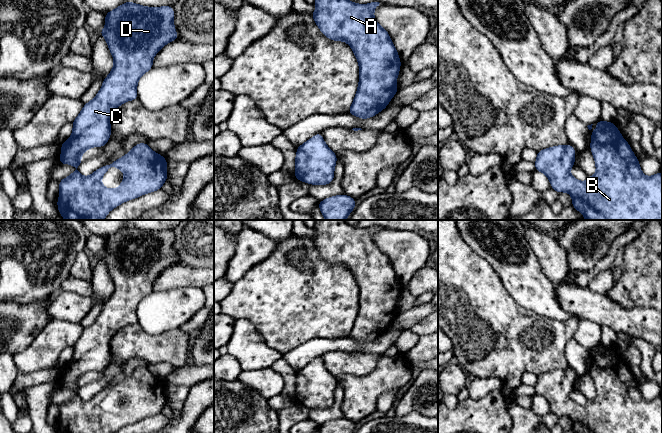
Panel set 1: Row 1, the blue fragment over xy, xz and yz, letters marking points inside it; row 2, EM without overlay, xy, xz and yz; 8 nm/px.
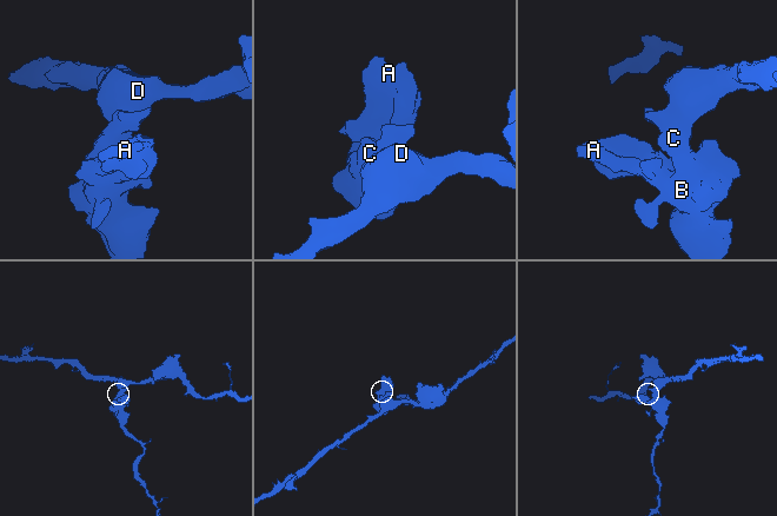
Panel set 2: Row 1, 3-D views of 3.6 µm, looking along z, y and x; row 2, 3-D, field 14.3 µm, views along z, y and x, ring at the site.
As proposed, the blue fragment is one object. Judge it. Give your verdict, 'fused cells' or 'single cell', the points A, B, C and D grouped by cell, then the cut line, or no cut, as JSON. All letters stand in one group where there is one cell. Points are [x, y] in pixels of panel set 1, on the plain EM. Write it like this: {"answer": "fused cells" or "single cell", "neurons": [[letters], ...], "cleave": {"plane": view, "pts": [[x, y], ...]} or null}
{"answer": "single cell", "neurons": [["A", "B", "C", "D"]], "cleave": null}

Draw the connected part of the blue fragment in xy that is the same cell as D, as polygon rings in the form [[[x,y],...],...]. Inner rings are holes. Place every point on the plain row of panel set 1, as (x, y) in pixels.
[[[128,225],[105,238],[105,252],[98,255],[103,259],[114,283],[114,291],[105,301],[98,318],[84,328],[80,338],[72,346],[72,359],[61,368],[60,388],[74,389],[76,394],[59,405],[58,433],[114,433],[123,426],[157,415],[168,403],[165,381],[154,376],[148,367],[138,367],[131,375],[111,388],[84,401],[79,395],[81,380],[91,371],[103,371],[111,360],[110,342],[123,327],[138,323],[137,308],[143,298],[153,292],[153,282],[167,267],[179,263],[174,250],[172,230],[146,231]],[[111,392],[120,393],[125,402],[116,413],[103,410],[101,403]]]

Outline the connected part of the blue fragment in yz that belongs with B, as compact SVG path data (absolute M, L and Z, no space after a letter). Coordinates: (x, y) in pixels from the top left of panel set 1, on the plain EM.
M602 343L595 346L599 349L591 358L590 373L595 384L596 397L589 400L585 406L581 406L570 398L570 393L575 388L575 372L570 368L558 369L542 373L537 376L535 394L544 397L550 404L551 412L558 417L568 416L572 421L572 430L575 433L662 433L662 397L658 396L647 401L643 398L639 383L634 379L630 367L626 366L618 352L610 346Z

